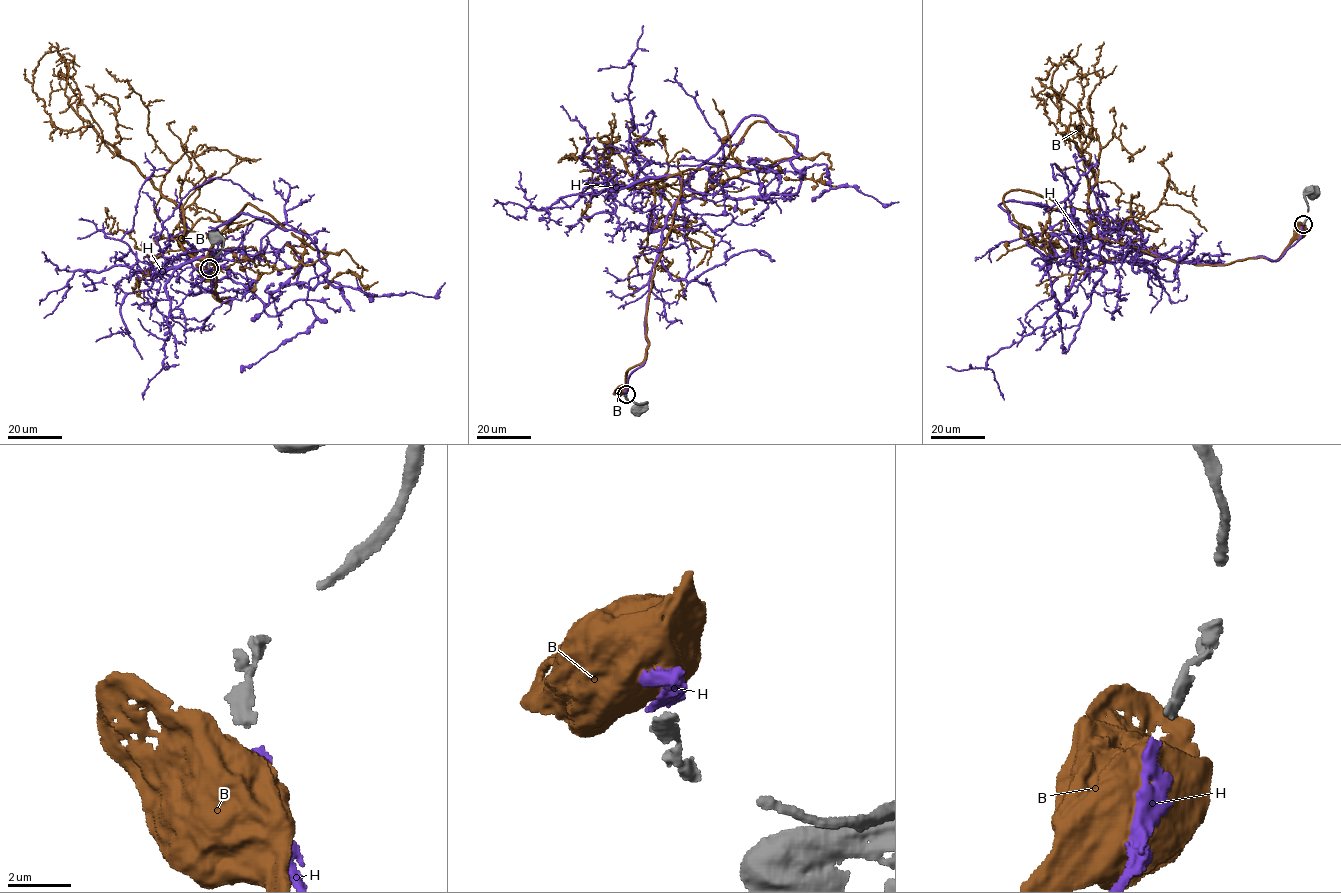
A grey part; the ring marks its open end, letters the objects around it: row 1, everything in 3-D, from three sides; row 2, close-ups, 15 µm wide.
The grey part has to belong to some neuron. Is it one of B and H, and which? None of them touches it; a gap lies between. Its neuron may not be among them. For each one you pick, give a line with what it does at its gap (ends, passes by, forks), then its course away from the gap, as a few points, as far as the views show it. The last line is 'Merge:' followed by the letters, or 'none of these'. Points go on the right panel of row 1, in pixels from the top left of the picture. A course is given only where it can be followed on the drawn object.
H: it ends | via (1303, 226), (1275, 261), (1211, 265), (998, 204), (1043, 258), (1080, 259), (1067, 219), (1042, 245)
Merge: H

